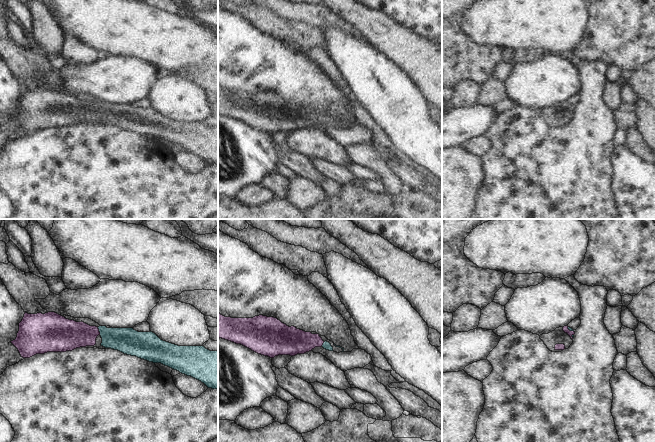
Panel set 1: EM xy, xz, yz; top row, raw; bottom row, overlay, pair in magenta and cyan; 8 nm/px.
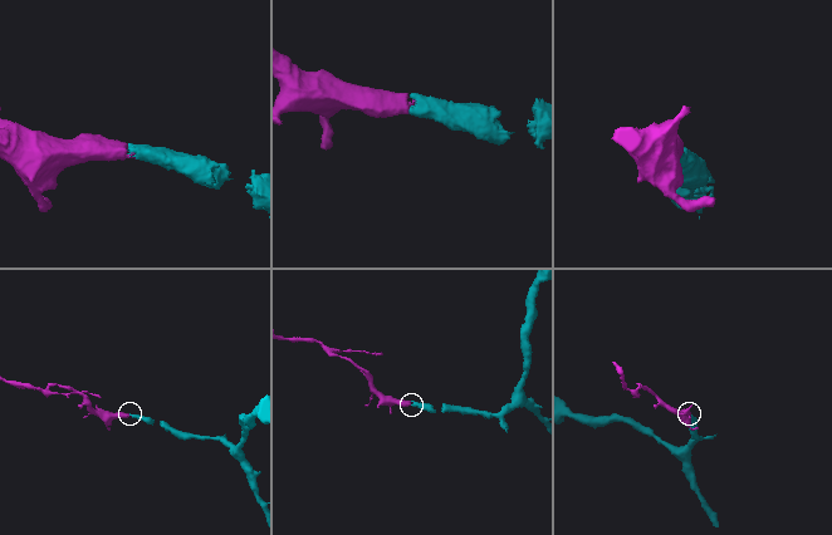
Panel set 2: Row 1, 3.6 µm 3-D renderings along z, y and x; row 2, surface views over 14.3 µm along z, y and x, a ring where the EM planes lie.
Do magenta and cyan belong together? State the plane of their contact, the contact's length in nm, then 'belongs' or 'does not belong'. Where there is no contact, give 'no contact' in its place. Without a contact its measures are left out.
contact in xy; length 70 nm; belongs

